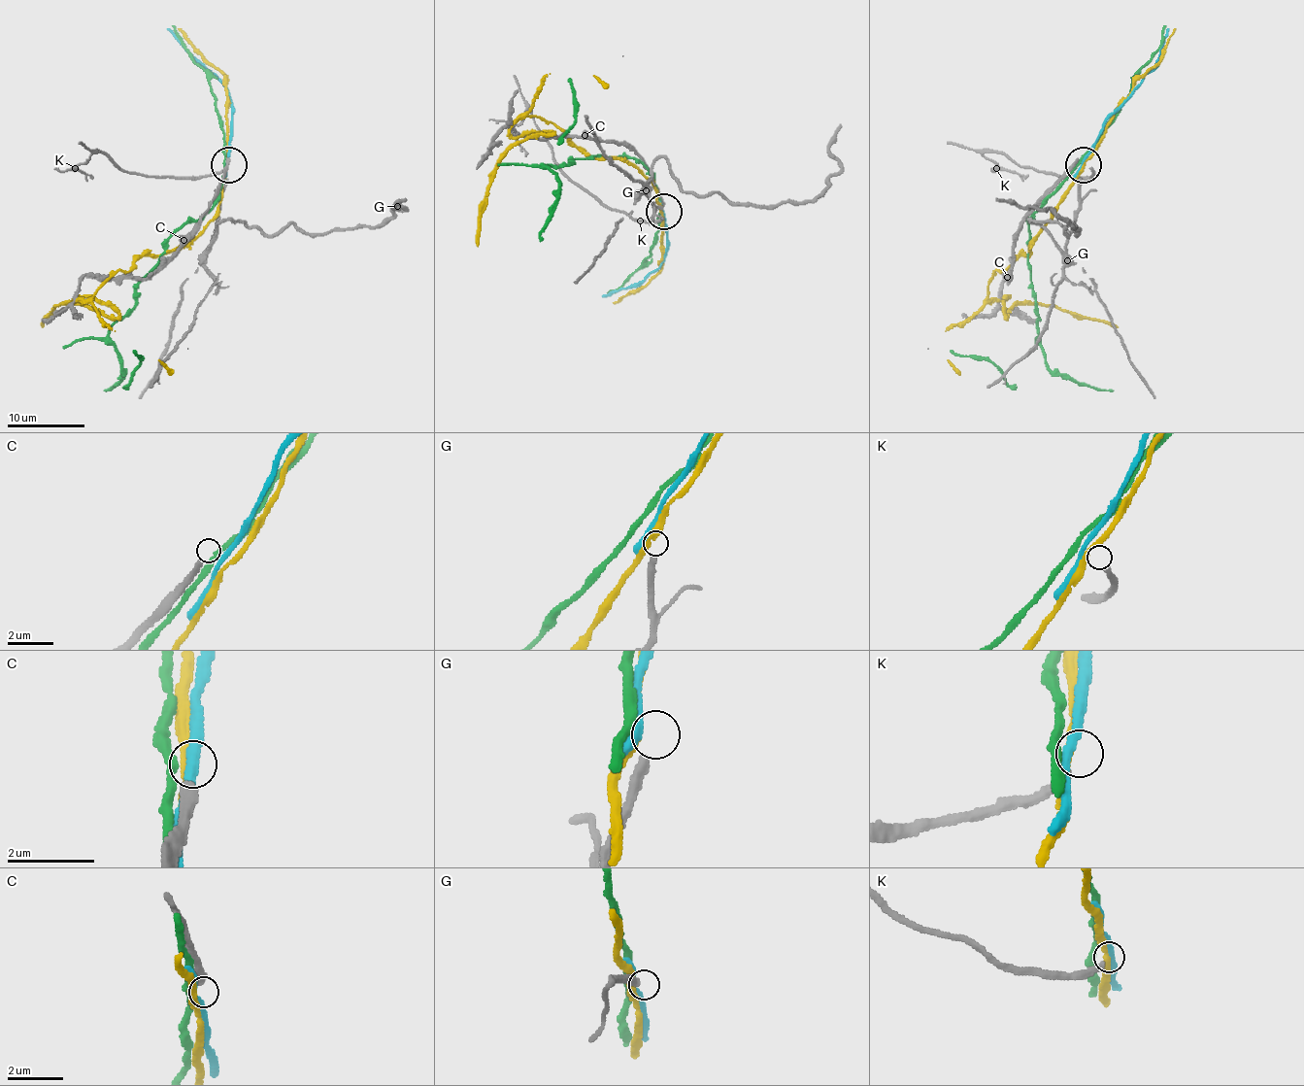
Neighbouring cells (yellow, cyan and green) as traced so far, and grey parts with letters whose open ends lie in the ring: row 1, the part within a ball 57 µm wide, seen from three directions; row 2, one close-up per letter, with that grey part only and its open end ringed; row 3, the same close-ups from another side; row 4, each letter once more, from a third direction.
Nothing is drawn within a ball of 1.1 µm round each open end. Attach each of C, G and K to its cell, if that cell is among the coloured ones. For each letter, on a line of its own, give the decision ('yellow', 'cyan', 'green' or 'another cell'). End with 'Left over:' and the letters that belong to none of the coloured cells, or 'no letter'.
C: another cell
G: another cell
K: another cell
Left over: C, G, K

